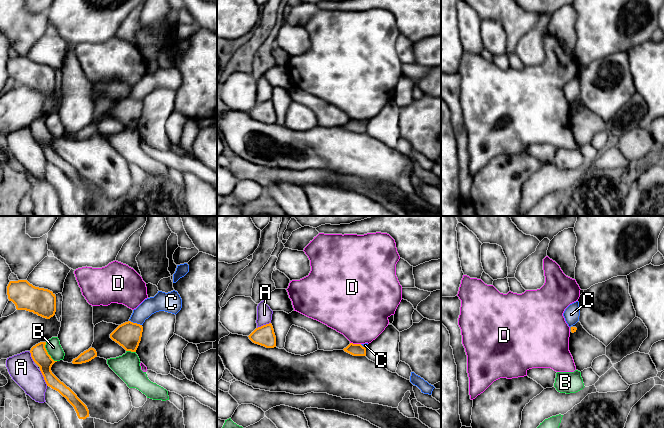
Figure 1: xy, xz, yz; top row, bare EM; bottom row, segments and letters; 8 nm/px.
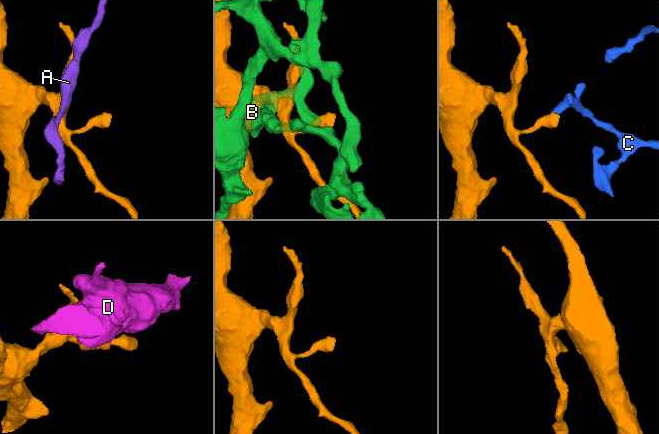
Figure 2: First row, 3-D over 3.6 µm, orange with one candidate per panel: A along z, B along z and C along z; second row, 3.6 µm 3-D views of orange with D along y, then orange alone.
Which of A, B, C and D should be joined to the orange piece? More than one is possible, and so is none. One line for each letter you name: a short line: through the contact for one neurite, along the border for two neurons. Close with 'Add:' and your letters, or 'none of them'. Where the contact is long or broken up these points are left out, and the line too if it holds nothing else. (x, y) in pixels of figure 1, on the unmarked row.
Add: none of them

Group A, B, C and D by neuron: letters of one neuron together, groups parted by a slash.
A / B / C / D

